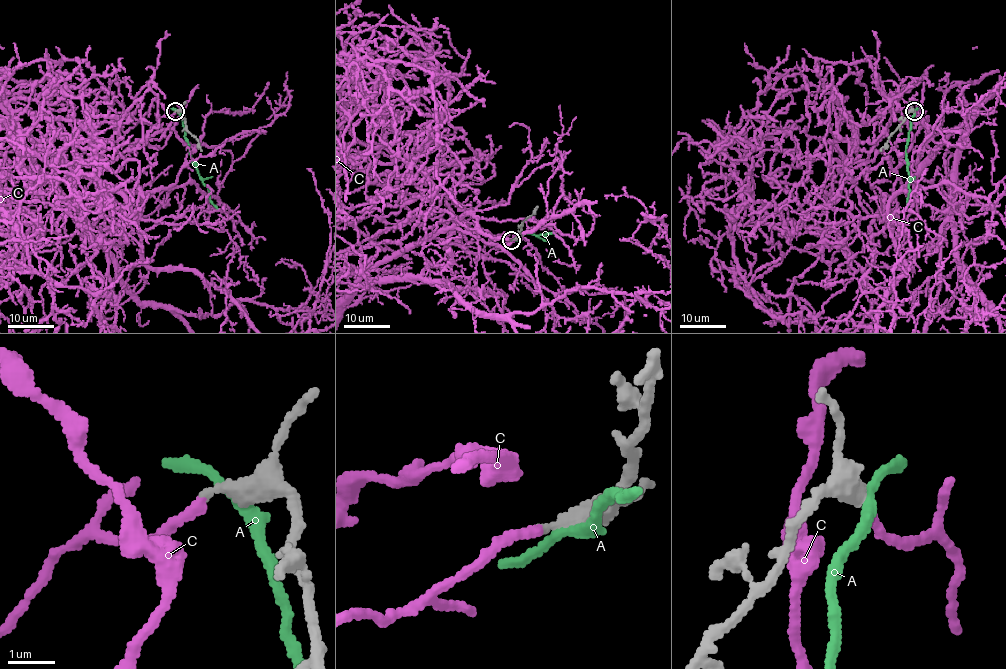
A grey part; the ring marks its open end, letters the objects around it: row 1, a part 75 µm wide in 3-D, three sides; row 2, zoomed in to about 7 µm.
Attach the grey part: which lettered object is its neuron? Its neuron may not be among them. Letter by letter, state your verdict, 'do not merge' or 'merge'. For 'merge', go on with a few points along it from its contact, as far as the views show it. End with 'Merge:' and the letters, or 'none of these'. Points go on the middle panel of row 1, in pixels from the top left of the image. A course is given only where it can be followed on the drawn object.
A: do not merge
C: merge
Merge: C

